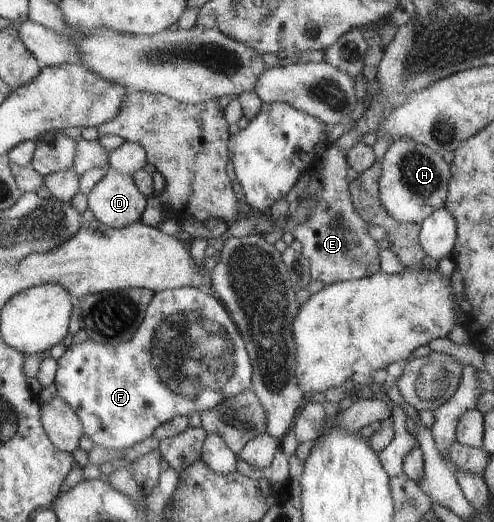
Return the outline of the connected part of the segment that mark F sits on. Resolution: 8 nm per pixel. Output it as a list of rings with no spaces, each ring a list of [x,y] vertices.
[[[181,287],[156,293],[148,306],[141,326],[129,342],[111,346],[99,344],[88,339],[86,342],[82,342],[82,344],[74,344],[66,347],[64,354],[56,358],[56,360],[57,374],[55,375],[55,382],[53,384],[58,389],[58,395],[72,406],[72,409],[82,422],[84,434],[91,438],[94,445],[103,447],[104,449],[122,451],[131,448],[133,445],[145,440],[148,436],[153,435],[154,430],[168,420],[180,416],[189,416],[193,412],[202,414],[252,387],[253,367],[246,351],[244,340],[223,303],[214,294],[209,293],[202,287]]]

